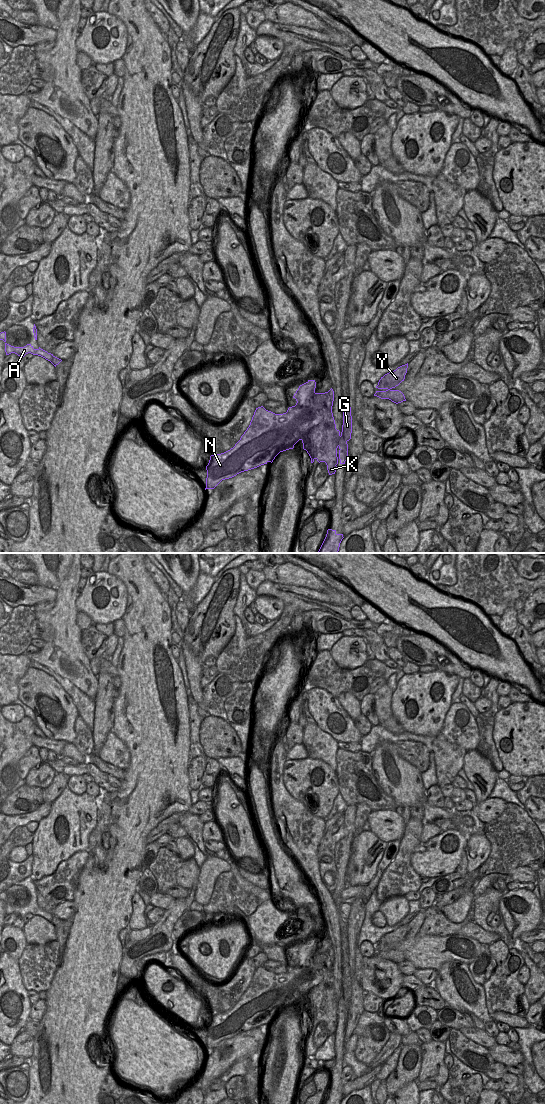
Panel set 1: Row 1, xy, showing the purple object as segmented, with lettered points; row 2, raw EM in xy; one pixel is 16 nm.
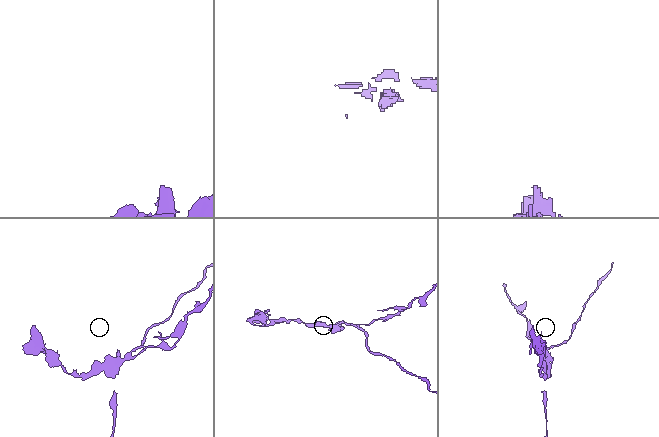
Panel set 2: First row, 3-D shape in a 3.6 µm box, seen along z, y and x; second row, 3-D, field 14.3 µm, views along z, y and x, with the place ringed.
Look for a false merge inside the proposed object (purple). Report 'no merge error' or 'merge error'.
merge error

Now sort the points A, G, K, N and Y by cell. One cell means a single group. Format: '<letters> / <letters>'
A K N Y / G

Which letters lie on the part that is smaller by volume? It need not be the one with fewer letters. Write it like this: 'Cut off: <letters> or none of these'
Cut off: G.

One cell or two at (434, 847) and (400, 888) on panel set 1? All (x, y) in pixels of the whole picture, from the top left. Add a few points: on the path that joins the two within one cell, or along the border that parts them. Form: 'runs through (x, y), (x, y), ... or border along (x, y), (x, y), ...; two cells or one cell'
border along (416, 847), (411, 856), (411, 866), (420, 876); two cells

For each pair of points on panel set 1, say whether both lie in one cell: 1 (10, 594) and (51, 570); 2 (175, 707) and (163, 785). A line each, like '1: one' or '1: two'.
1: two
2: one

